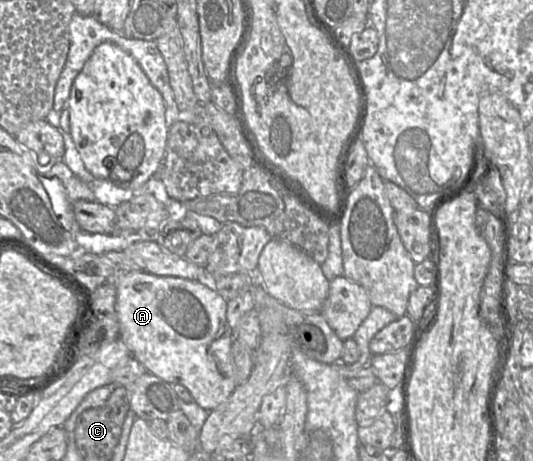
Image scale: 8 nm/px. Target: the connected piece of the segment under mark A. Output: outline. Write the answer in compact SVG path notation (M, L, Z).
M142 270L118 273L112 278L116 287L115 312L120 339L145 370L170 384L181 384L201 408L212 411L225 402L236 388L231 345L233 331L227 319L227 302L214 288L198 280L157 276Z

